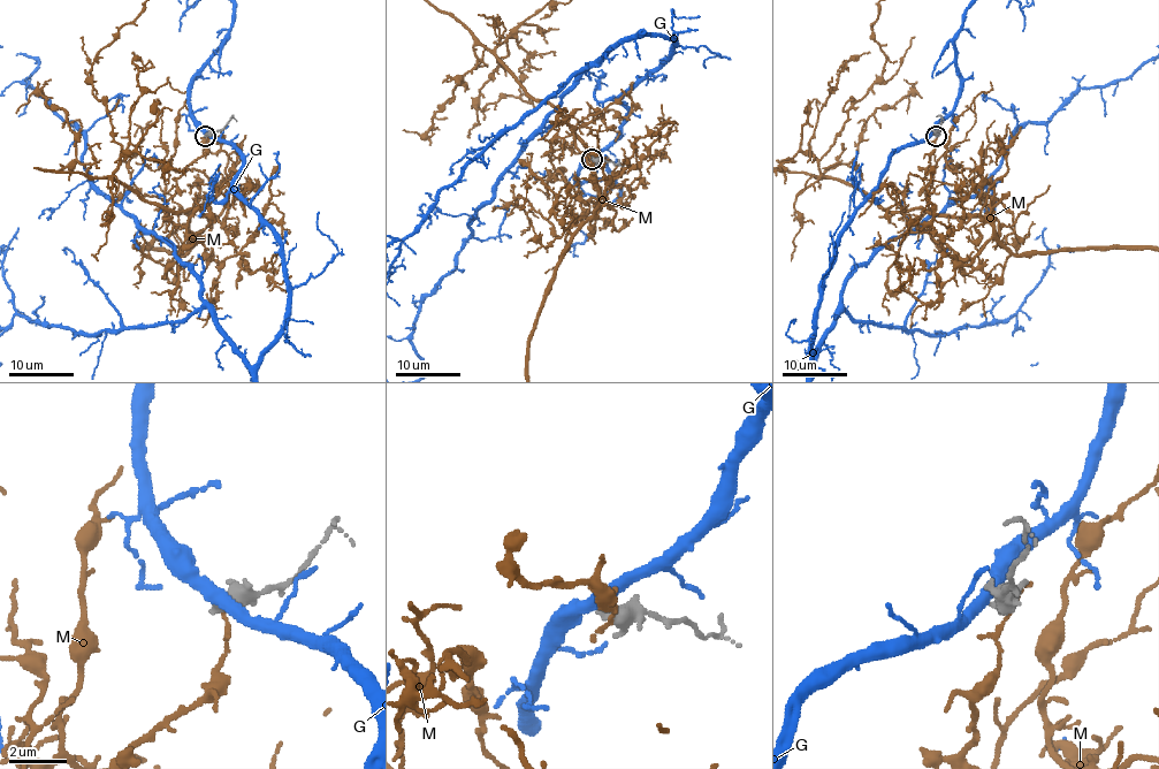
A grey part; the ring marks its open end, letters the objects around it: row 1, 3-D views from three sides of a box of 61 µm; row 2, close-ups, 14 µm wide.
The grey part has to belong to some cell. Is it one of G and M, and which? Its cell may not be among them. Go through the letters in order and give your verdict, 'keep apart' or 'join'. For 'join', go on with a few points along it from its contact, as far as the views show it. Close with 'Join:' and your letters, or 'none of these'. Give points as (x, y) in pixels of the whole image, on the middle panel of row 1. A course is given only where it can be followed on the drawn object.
G: keep apart
M: keep apart
Join: none of these

